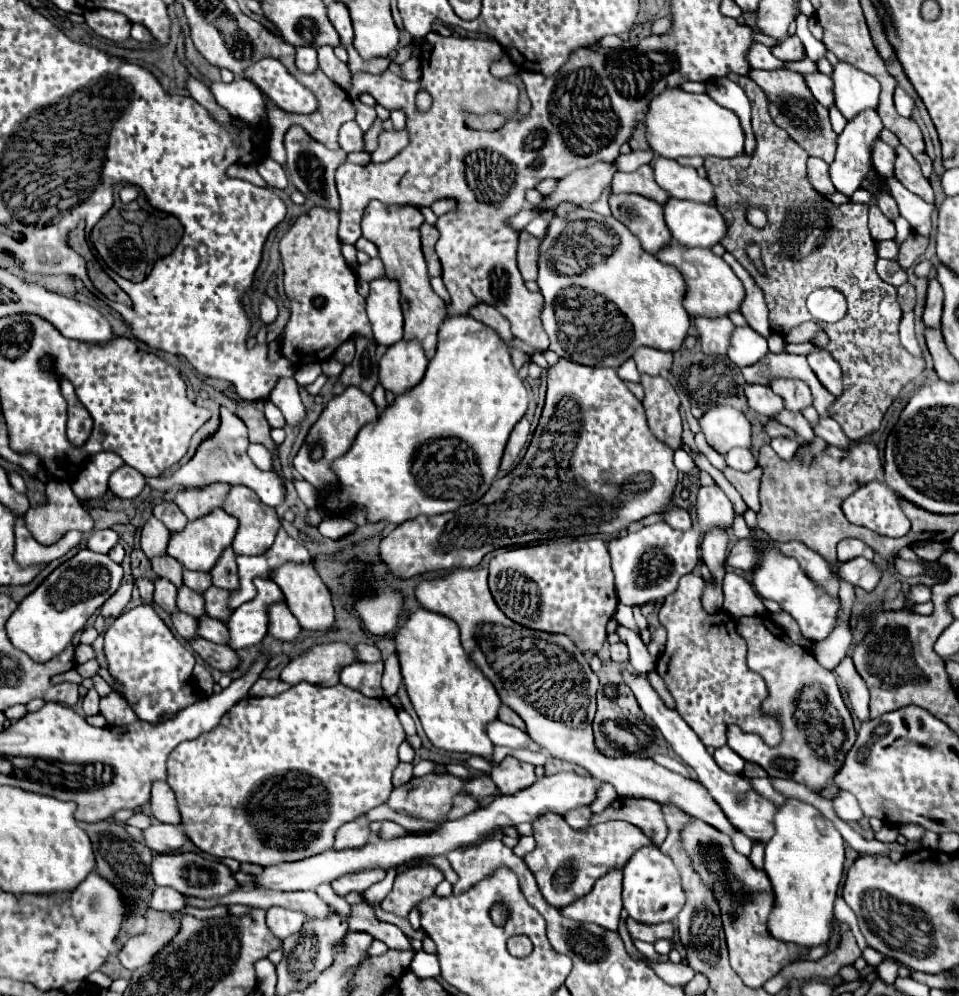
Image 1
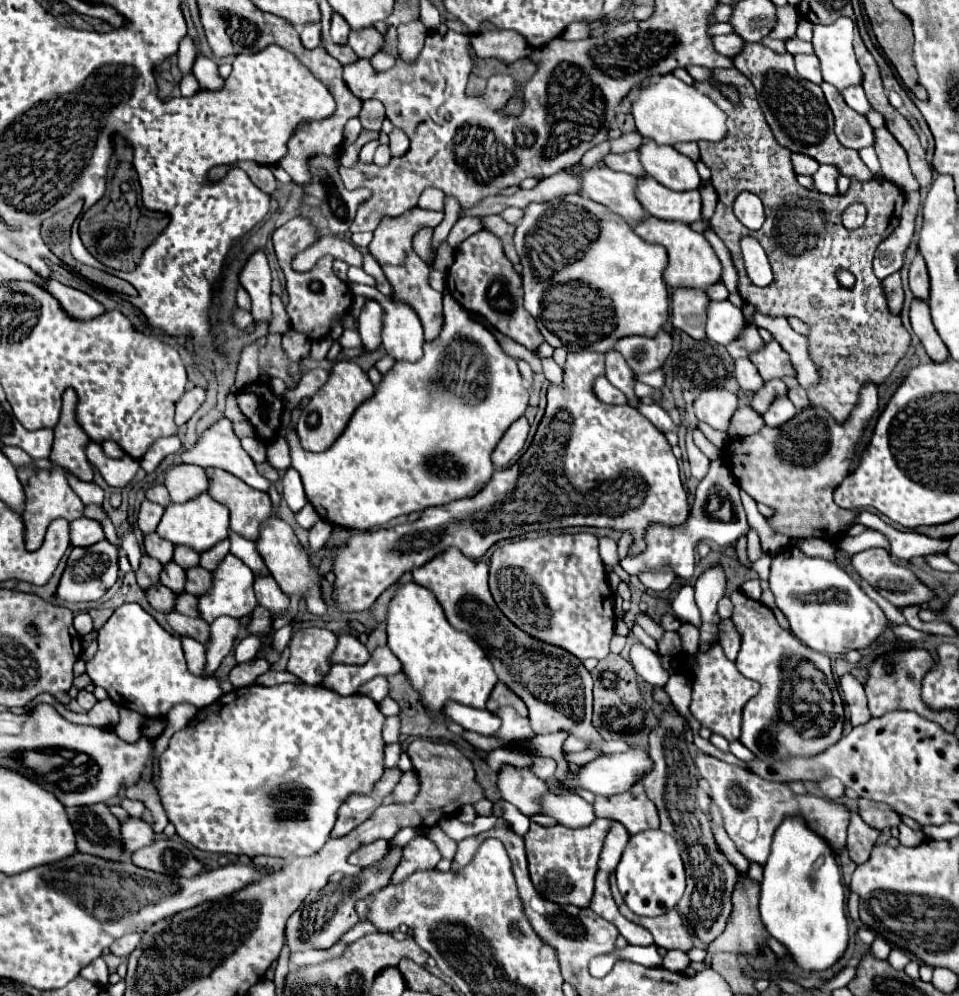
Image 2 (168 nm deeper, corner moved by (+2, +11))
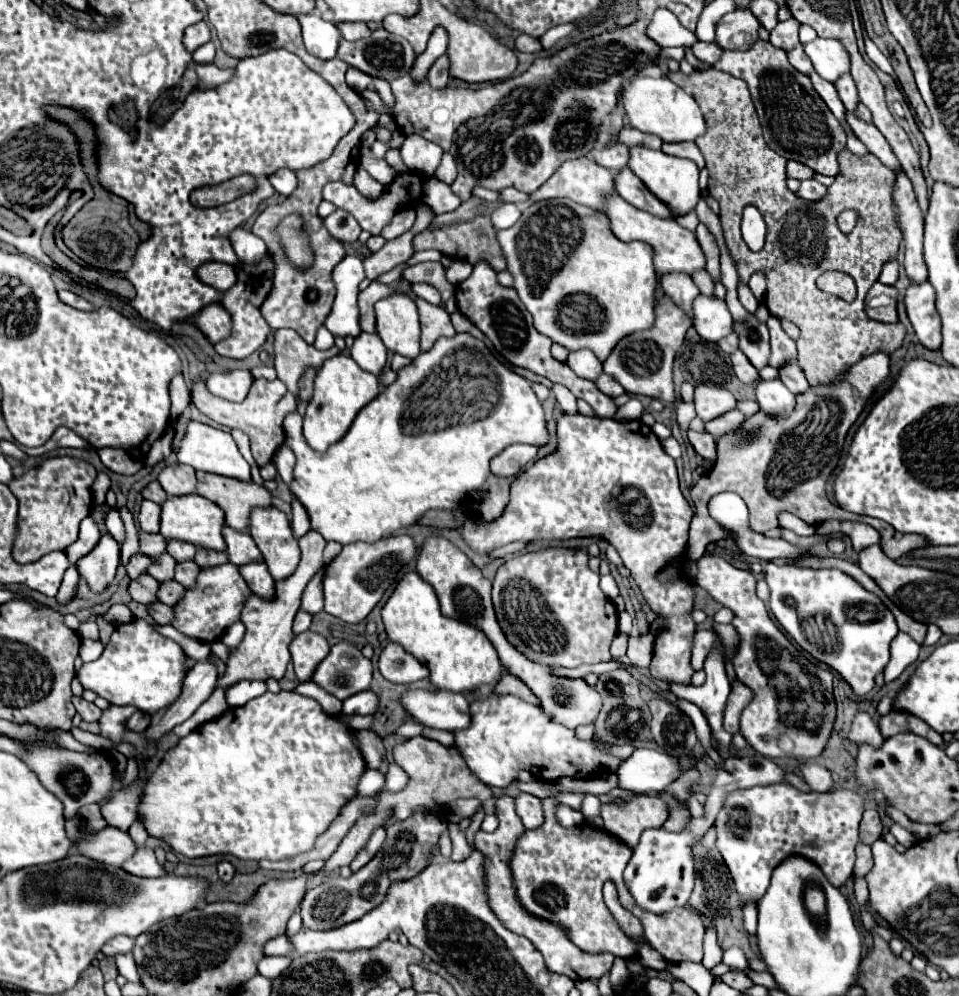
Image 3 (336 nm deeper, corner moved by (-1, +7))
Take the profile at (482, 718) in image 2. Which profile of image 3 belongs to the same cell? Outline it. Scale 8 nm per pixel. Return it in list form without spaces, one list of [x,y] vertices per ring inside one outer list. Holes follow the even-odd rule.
[[[406,689],[400,695],[400,705],[406,713],[428,727],[456,731],[470,725],[468,699],[462,693],[440,689]]]

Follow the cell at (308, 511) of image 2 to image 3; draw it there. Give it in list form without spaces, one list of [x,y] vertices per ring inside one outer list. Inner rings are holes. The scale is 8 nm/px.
[[[308,531],[298,541],[298,545],[300,545],[300,551],[302,551],[298,569],[290,577],[286,577],[282,581],[276,581],[274,601],[264,601],[262,597],[258,597],[254,593],[246,599],[246,603],[244,603],[246,607],[242,609],[242,617],[240,617],[240,621],[246,625],[244,639],[240,641],[240,645],[236,649],[228,651],[226,671],[216,681],[216,687],[228,689],[228,687],[232,687],[234,683],[238,683],[242,679],[258,679],[258,681],[278,679],[280,681],[284,677],[286,665],[290,661],[288,645],[290,645],[290,641],[294,637],[294,633],[292,633],[292,621],[294,621],[296,611],[300,609],[300,599],[302,599],[304,587],[324,567],[322,551],[326,547],[326,541],[324,541],[324,537],[320,533]]]

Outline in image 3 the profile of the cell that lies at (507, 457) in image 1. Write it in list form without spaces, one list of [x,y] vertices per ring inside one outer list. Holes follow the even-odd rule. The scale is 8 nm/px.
[[[510,445],[508,449],[504,449],[504,453],[500,453],[498,457],[492,459],[492,471],[504,477],[514,477],[518,475],[528,463],[532,463],[536,459],[538,449],[534,449],[532,445]]]

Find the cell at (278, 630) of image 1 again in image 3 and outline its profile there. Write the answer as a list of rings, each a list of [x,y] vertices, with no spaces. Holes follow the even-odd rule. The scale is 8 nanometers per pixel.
[[[254,561],[254,563],[242,565],[238,569],[240,569],[240,575],[244,577],[244,581],[250,585],[252,593],[256,593],[262,599],[274,597],[274,579],[270,577],[270,573],[262,561]]]

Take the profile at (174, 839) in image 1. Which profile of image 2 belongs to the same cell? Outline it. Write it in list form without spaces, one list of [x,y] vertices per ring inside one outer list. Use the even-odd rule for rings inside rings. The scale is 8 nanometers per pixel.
[[[129,817],[123,823],[123,839],[127,841],[127,849],[131,849],[131,853],[135,853],[137,849],[141,849],[145,845],[151,845],[155,841],[155,837],[157,835],[155,835],[153,827],[143,819]]]

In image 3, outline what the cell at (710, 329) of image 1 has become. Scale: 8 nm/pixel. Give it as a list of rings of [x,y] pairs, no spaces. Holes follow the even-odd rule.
[[[666,273],[666,275],[660,277],[660,285],[662,285],[664,293],[670,295],[678,307],[686,309],[686,313],[692,313],[692,301],[694,301],[694,297],[700,295],[700,291],[694,285],[690,275],[686,275],[686,273]]]

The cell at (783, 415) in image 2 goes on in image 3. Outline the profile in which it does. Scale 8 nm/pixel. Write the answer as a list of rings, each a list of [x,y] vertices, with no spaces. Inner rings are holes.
[[[778,379],[756,383],[756,401],[766,413],[790,413],[790,409],[794,409],[794,399],[794,393],[790,393],[790,389]]]

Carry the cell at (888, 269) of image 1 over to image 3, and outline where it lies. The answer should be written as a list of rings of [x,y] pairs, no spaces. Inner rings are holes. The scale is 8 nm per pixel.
[[[888,261],[882,269],[882,275],[880,275],[880,283],[884,285],[894,285],[898,279],[898,261]]]

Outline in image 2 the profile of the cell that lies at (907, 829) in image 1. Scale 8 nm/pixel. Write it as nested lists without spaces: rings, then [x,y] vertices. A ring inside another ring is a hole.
[[[859,799],[859,815],[875,829],[891,829],[901,825],[901,817],[885,803]]]

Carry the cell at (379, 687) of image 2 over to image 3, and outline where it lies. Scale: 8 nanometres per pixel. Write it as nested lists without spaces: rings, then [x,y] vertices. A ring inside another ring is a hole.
[[[362,691],[344,701],[342,715],[372,715],[376,707],[378,707],[378,697],[374,697],[374,693],[370,691]]]

